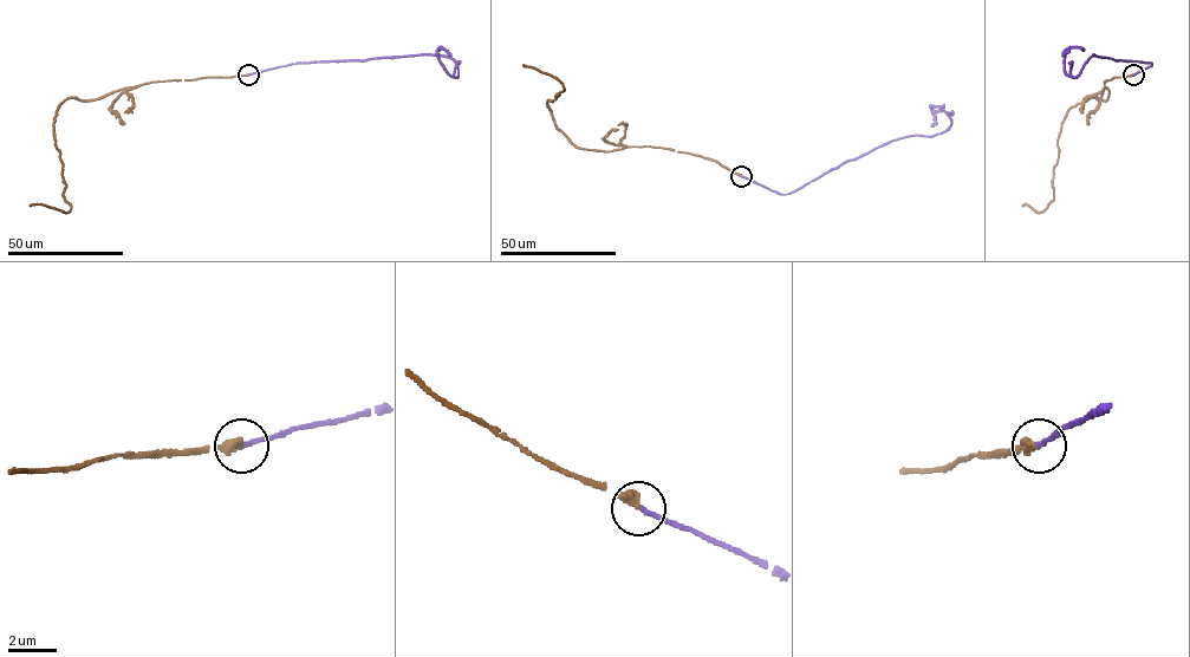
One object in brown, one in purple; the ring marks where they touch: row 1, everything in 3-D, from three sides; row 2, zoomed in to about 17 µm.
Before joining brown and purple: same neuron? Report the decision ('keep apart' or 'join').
join

